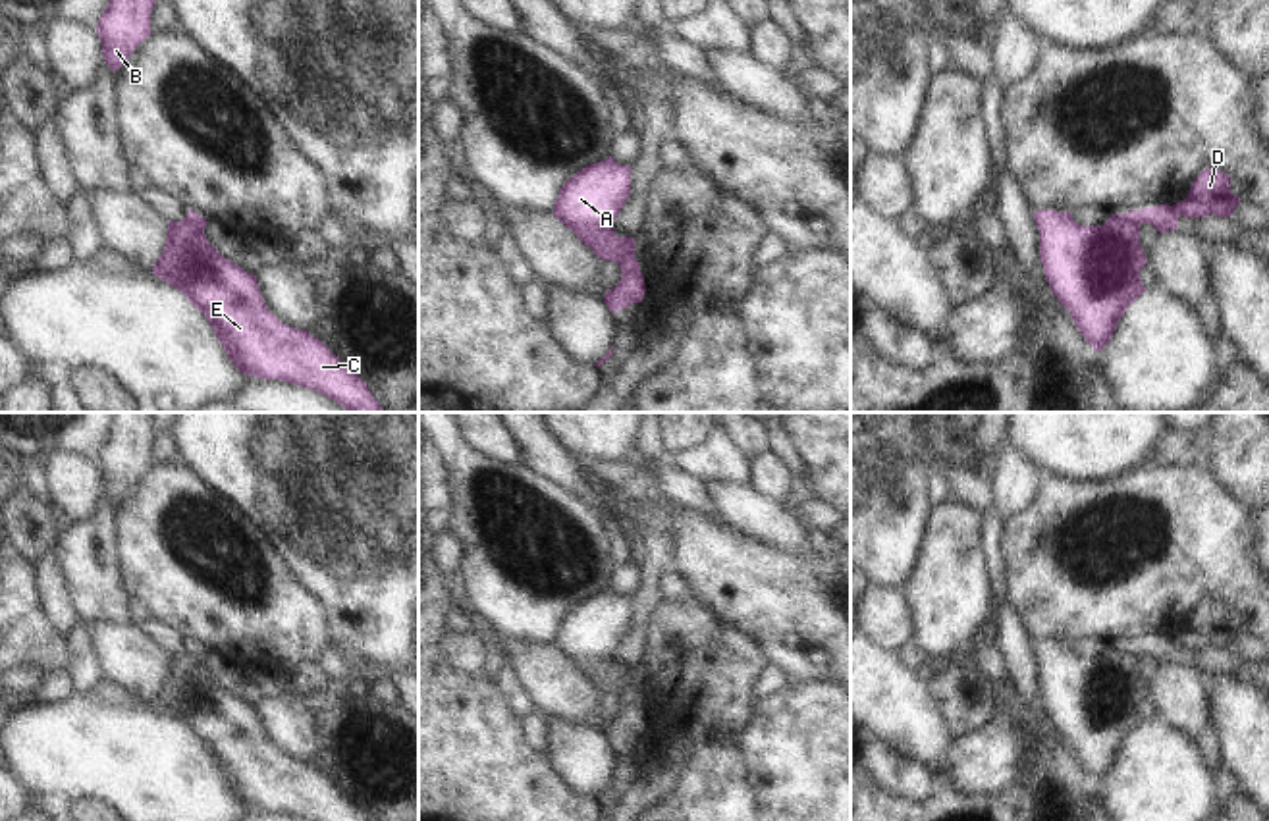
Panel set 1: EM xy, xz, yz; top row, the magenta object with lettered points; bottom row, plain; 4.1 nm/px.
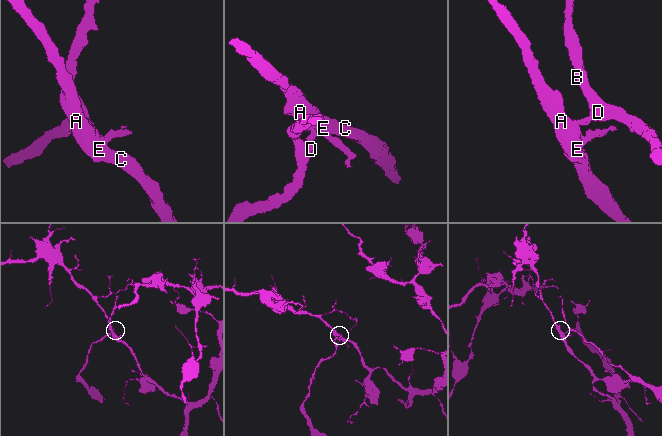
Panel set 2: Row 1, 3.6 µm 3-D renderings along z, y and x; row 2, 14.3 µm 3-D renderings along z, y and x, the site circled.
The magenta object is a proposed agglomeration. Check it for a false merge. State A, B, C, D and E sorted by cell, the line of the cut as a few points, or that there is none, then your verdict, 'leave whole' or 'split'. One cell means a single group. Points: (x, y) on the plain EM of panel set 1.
A C E / B D | yz (1125, 646), (1138, 658) | split

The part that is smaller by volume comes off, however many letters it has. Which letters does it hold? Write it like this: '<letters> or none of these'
B, D

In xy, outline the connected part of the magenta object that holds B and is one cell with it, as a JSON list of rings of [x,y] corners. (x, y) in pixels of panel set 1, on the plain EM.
[[[114,412],[110,434],[102,443],[96,464],[102,474],[102,490],[120,501],[131,484],[150,468],[150,443],[154,439],[152,412]]]

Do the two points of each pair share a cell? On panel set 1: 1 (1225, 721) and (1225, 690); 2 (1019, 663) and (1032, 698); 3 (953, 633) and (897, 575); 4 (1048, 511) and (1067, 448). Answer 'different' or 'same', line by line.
1: same
2: same
3: different
4: different

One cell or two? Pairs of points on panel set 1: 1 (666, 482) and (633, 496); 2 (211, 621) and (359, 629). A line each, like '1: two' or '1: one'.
1: two
2: two

